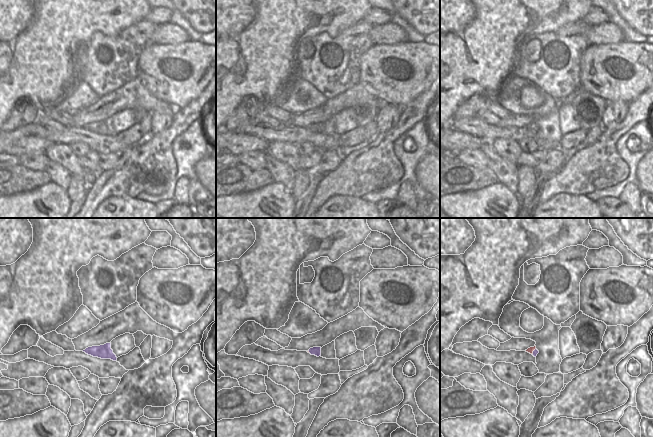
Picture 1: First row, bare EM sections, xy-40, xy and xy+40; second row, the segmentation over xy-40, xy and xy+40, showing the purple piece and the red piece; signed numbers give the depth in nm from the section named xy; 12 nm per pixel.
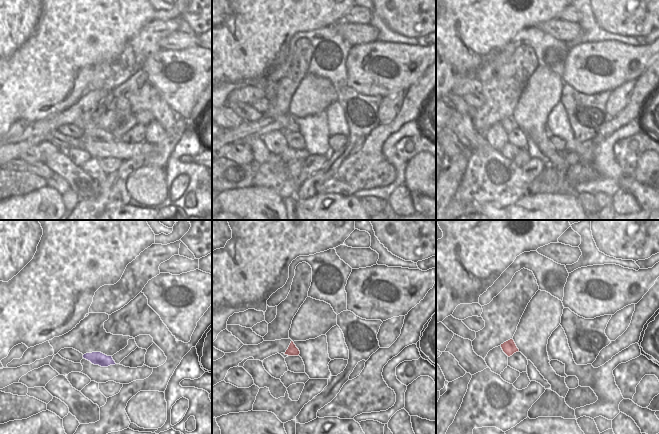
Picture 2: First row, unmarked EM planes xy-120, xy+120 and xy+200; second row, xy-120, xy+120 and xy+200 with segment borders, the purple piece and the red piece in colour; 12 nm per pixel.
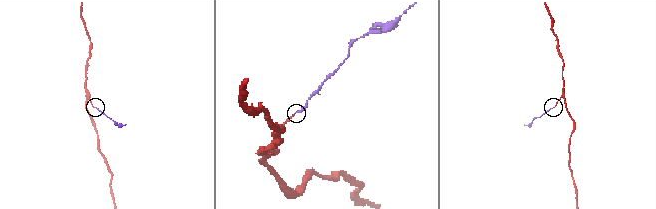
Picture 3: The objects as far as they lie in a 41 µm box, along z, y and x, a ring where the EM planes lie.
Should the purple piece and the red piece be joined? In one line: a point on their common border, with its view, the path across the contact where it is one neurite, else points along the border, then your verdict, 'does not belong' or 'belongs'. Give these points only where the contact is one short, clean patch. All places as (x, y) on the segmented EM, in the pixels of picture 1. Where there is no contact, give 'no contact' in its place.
meets purple in xy+40 at (533, 351); runs through xy+40 (535, 352), (533, 351), (530, 350); belongs

